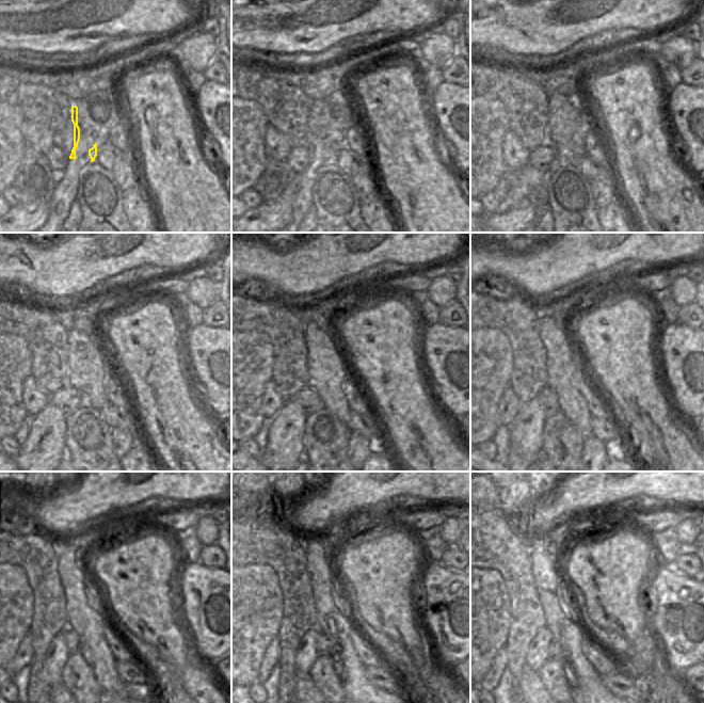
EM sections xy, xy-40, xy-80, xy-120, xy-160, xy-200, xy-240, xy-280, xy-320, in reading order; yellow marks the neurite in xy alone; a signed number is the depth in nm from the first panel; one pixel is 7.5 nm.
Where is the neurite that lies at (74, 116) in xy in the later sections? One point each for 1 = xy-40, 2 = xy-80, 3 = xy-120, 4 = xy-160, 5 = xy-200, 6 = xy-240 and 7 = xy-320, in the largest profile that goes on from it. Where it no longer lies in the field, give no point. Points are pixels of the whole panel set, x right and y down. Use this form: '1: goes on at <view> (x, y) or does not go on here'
1: goes on at xy-40 (315, 128)
2: goes on at xy-80 (570, 150)
3: goes on at xy-120 (90, 384)
4: goes on at xy-160 (328, 384)
5: goes on at xy-200 (565, 384)
6: goes on at xy-240 (76, 578)
7: goes on at xy-320 (564, 622)

